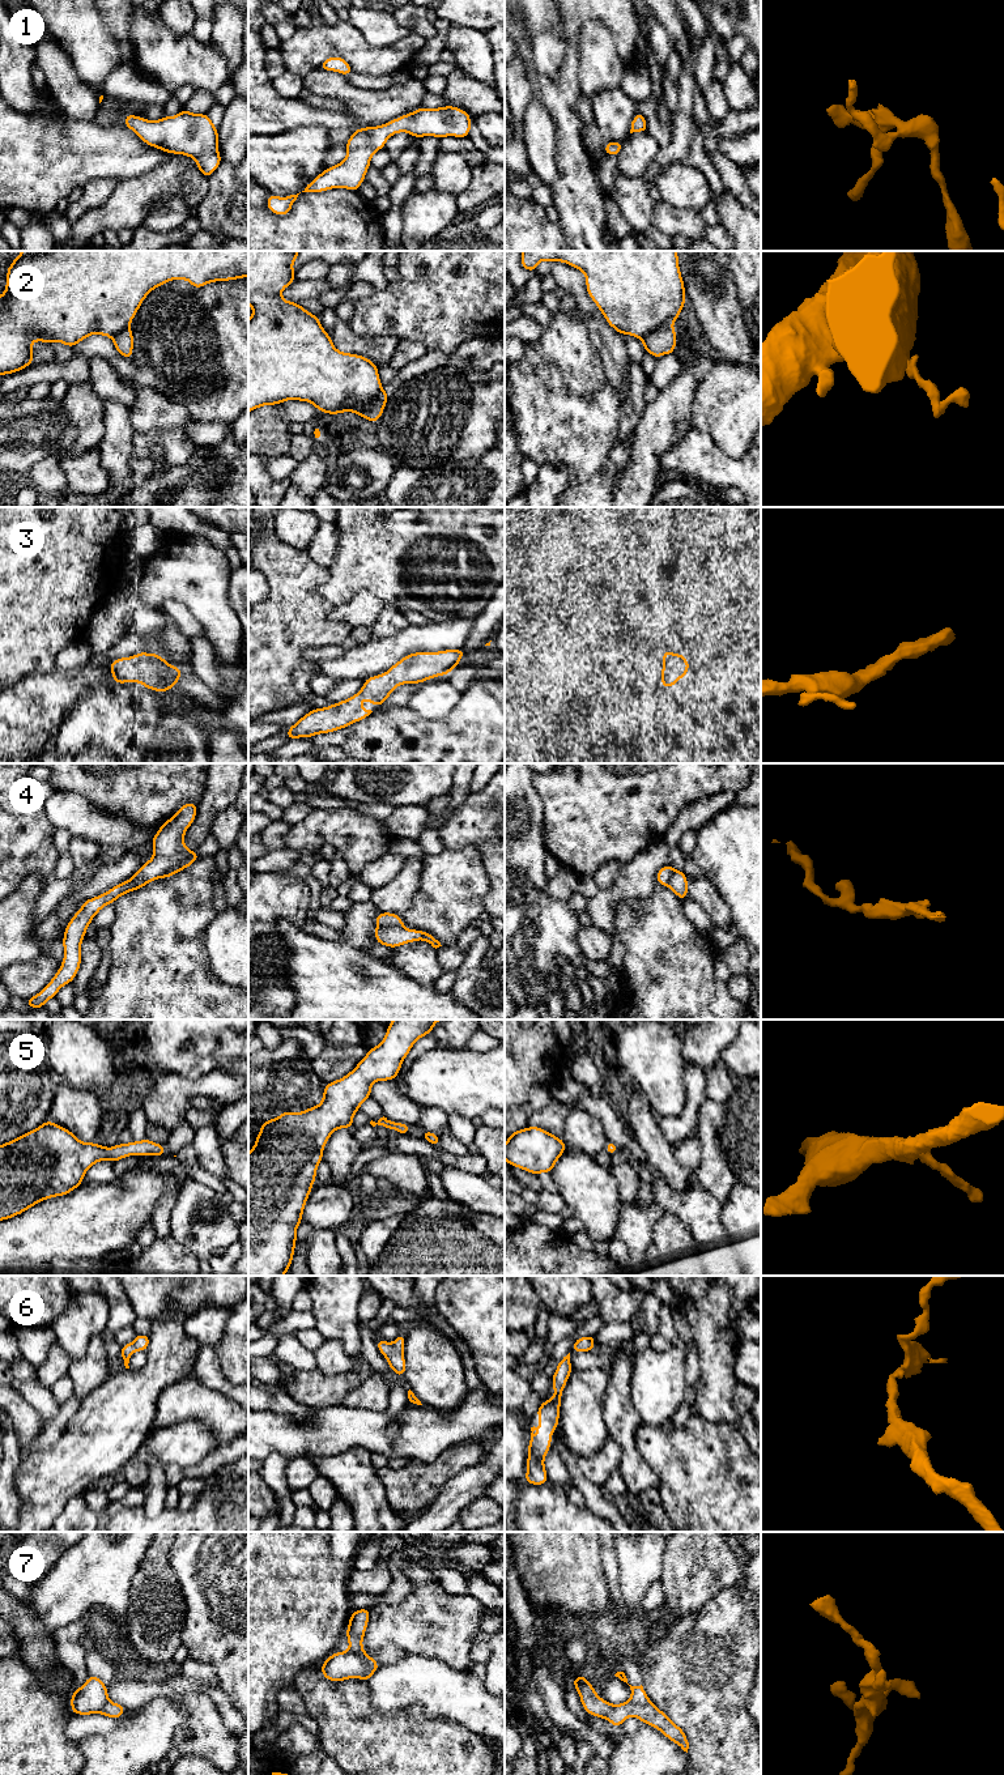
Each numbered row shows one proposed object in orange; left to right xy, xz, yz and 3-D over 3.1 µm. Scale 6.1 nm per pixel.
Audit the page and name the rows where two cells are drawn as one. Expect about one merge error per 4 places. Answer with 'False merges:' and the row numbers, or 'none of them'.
False merges: none of them

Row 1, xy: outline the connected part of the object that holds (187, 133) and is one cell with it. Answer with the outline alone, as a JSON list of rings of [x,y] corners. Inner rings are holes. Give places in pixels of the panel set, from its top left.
[[[183,108],[178,115],[165,115],[159,120],[127,114],[124,123],[144,144],[193,158],[197,170],[207,178],[222,161],[218,152],[218,129],[208,114],[193,114]]]

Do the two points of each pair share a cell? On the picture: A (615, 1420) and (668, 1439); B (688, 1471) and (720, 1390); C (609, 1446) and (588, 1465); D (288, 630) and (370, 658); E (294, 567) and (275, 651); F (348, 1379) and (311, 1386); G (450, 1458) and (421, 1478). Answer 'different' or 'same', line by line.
A: different
B: different
C: same
D: different
E: same
F: same
G: same

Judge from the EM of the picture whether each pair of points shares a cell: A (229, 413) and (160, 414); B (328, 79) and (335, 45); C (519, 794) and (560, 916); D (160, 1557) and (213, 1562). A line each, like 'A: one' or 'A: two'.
A: two
B: two
C: one
D: two

